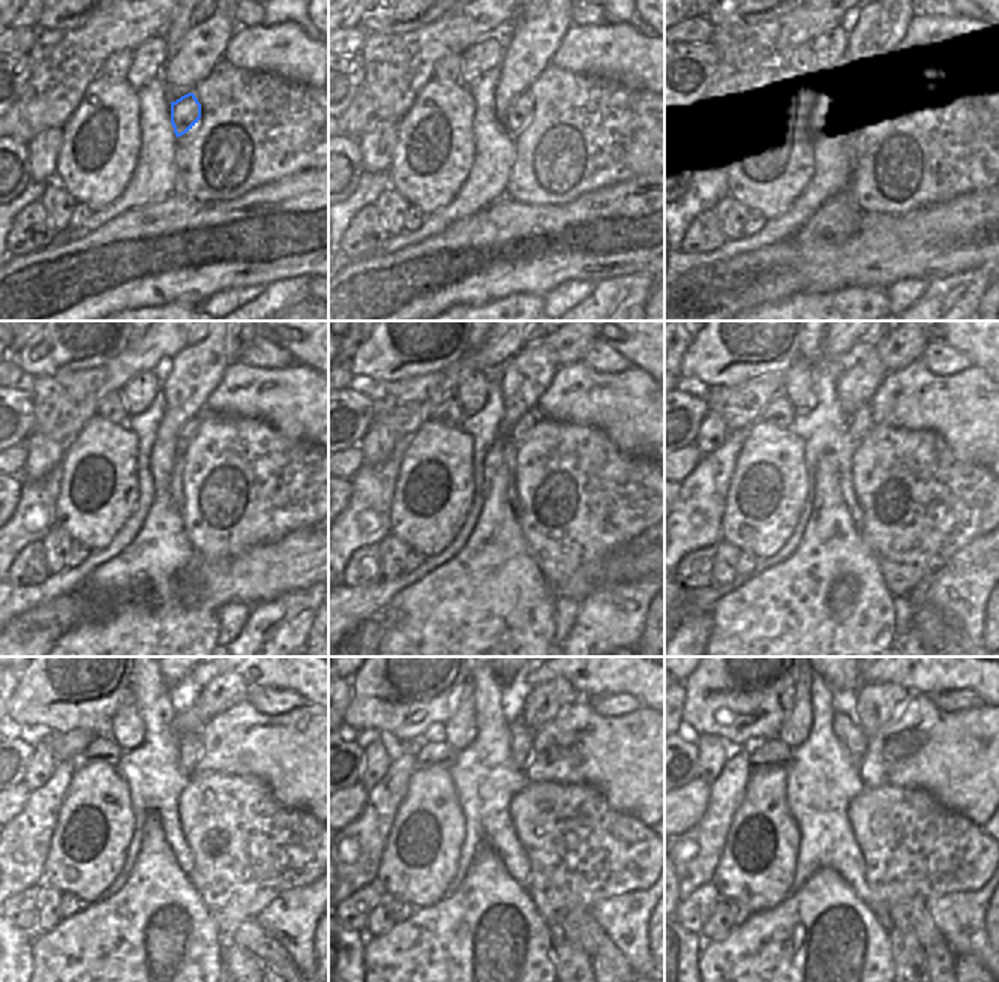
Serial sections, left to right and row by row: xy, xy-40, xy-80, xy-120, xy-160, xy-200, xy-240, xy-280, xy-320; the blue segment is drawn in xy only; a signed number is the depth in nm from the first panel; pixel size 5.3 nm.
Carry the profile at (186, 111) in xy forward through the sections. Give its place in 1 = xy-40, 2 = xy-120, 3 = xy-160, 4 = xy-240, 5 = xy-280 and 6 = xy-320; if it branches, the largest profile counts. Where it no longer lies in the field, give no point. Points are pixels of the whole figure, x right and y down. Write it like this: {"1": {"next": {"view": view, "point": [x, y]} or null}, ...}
{"1": {"next": {"view": "xy-40", "point": [522, 108]}}, "2": {"next": {"view": "xy-120", "point": [191, 426]}}, "3": {"next": {"view": "xy-160", "point": [528, 420]}}, "4": {"next": {"view": "xy-240", "point": [189, 745]}}, "5": {"next": {"view": "xy-280", "point": [521, 738]}}, "6": {"next": {"view": "xy-320", "point": [846, 729]}}}

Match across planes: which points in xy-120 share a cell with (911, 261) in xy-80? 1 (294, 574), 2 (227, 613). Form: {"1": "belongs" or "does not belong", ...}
{"1": "belongs", "2": "does not belong"}

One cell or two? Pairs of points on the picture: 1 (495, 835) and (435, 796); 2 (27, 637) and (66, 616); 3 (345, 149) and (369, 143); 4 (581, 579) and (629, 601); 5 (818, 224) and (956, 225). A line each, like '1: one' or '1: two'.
1: two
2: one
3: two
4: two
5: two

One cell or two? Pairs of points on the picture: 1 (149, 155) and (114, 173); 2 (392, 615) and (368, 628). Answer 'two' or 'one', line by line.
1: two
2: one

